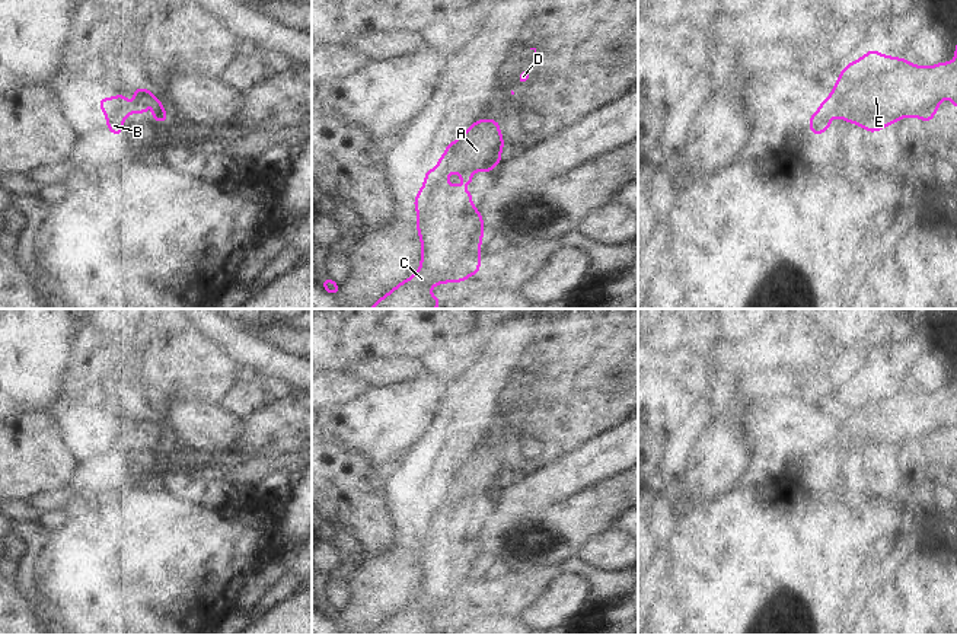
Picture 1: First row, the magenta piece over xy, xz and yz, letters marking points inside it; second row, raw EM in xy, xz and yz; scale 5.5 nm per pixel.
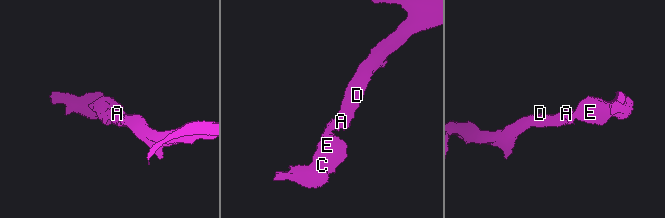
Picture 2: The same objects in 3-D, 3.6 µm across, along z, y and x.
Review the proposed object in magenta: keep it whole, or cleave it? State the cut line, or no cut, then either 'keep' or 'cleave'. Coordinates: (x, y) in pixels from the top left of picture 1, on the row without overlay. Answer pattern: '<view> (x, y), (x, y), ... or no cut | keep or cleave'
no cut | keep

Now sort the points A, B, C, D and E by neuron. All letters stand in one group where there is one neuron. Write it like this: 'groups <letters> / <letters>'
groups A B C D E

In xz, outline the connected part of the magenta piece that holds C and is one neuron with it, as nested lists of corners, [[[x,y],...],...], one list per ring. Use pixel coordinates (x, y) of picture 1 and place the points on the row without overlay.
[[[476,446],[462,463],[447,472],[434,497],[425,495],[425,508],[414,527],[418,537],[418,561],[422,569],[421,593],[411,604],[398,610],[369,635],[436,635],[443,626],[430,619],[431,613],[450,607],[460,609],[481,597],[482,542],[472,532],[470,517],[450,511],[444,504],[459,497],[462,510],[472,511],[475,495],[487,500],[500,489],[503,472],[505,470],[500,450],[494,446]]]

